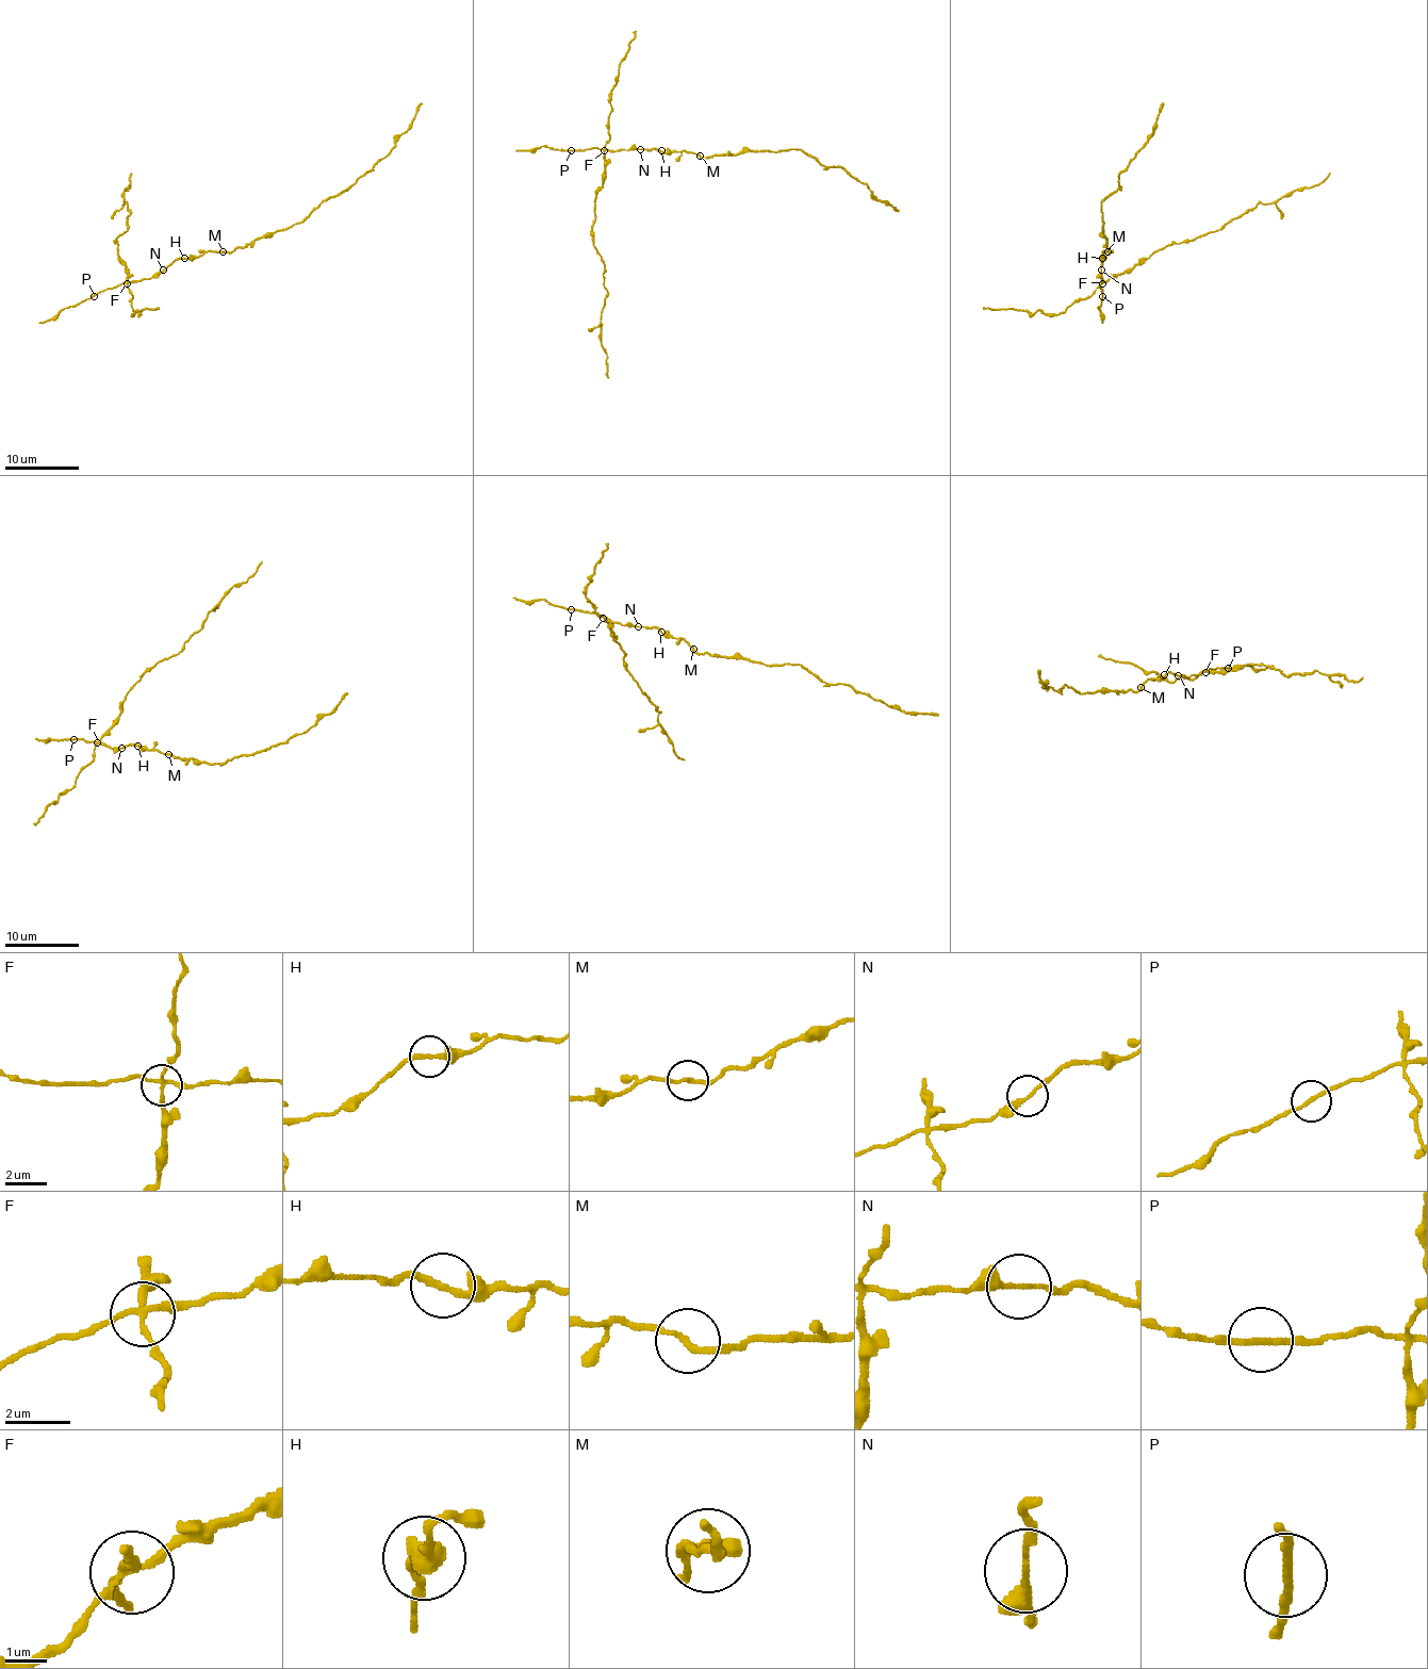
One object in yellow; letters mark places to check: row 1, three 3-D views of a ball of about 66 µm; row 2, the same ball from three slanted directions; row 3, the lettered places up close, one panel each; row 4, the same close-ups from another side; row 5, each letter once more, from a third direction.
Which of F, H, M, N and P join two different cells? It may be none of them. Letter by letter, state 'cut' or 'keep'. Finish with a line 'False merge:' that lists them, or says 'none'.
F: cut
H: keep
M: cut
N: keep
P: keep
False merge: F, M

